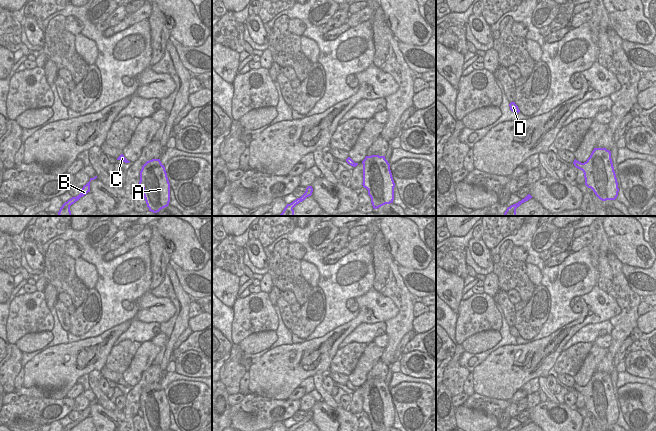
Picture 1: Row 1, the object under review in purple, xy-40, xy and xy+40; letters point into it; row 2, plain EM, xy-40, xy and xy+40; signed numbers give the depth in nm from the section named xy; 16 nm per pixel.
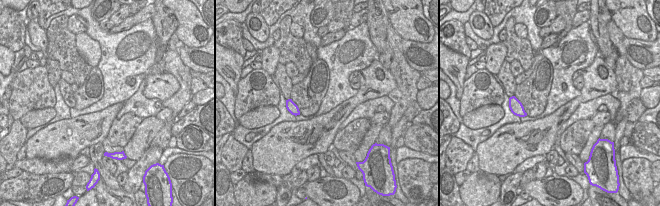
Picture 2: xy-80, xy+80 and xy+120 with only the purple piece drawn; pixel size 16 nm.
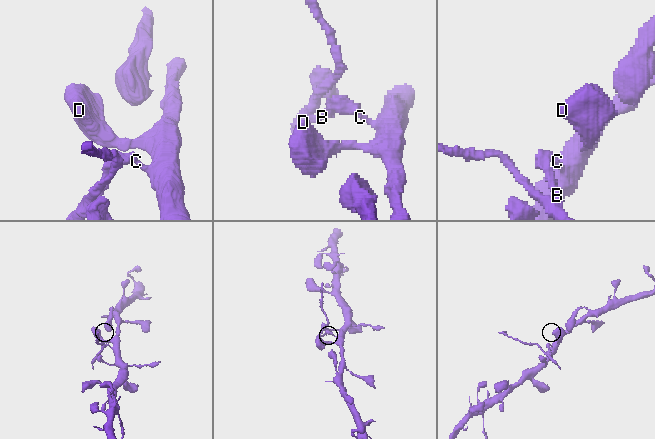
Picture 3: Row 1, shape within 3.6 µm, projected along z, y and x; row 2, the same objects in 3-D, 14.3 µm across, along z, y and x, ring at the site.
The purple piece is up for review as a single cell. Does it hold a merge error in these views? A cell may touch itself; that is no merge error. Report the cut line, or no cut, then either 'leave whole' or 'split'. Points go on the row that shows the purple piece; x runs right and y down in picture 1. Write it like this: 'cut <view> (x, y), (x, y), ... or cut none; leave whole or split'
cut xy+40 (575, 160), (576, 163), (574, 165); split

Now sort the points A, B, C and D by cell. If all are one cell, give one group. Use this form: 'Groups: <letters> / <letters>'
Groups: A D / B C.

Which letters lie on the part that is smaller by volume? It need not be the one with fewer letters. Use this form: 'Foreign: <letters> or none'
Foreign: B, C.

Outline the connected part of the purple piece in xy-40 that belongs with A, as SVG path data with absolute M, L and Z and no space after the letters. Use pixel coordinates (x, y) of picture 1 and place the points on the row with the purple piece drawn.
M152 159L147 161L140 171L139 185L143 188L143 195L149 208L153 213L159 212L167 207L170 202L170 183L164 165L160 159Z

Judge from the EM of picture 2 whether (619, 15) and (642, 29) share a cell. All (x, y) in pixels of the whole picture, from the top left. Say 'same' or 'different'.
same

